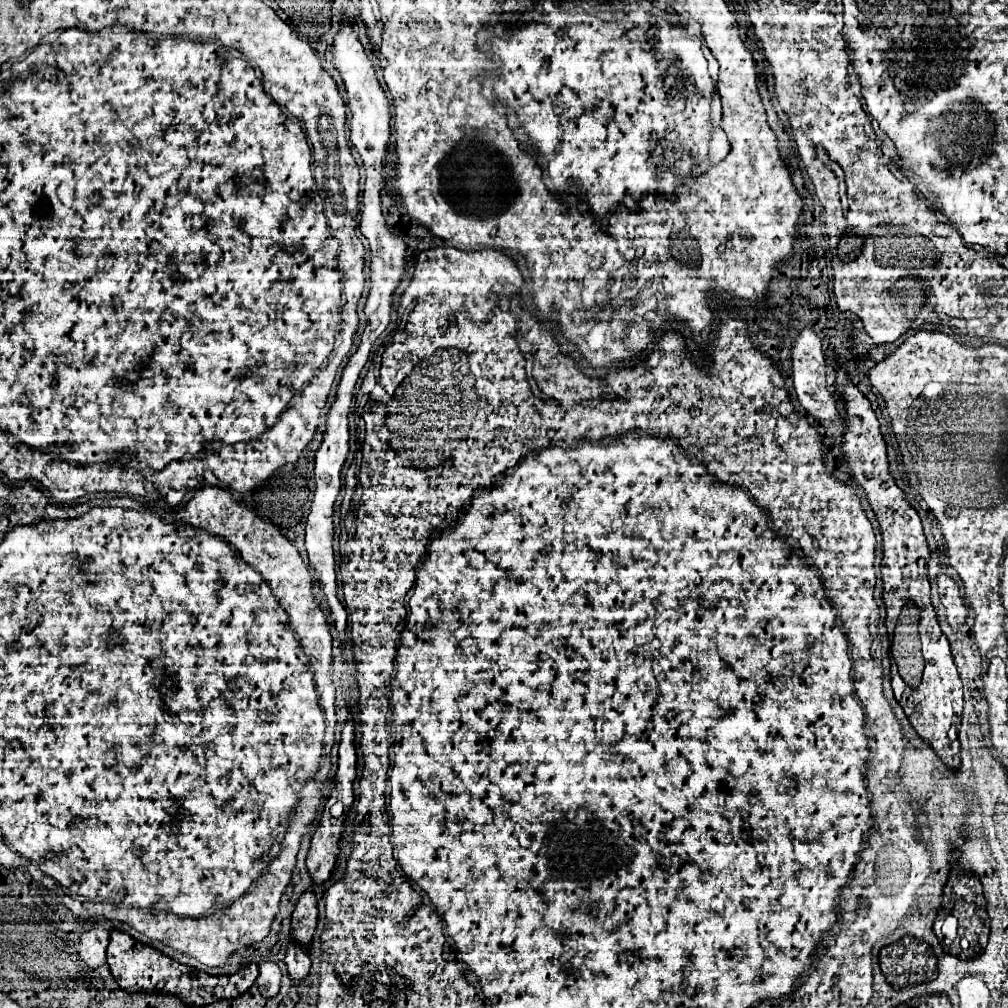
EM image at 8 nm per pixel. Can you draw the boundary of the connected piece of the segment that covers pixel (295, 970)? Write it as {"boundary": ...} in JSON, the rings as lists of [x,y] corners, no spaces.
{"boundary":[[[290,943],[284,961],[286,961],[286,969],[288,969],[288,975],[294,985],[298,985],[300,981],[304,981],[308,977],[312,963],[310,963],[310,955],[304,953],[304,949],[300,949],[300,945]]]}

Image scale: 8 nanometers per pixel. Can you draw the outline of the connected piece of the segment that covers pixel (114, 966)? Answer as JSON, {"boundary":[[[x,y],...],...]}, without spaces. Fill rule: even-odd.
{"boundary":[[[112,931],[110,945],[108,945],[108,965],[110,965],[110,971],[112,971],[116,983],[122,991],[126,991],[126,993],[152,993],[154,987],[158,985],[158,981],[166,981],[166,993],[176,995],[186,1005],[210,1005],[210,1003],[216,1003],[222,999],[240,997],[242,993],[246,993],[252,987],[252,983],[258,977],[256,965],[248,965],[234,975],[222,975],[222,977],[206,975],[200,971],[190,971],[186,965],[176,963],[174,959],[160,953],[158,949],[144,945],[144,943],[138,943],[136,939],[132,939],[130,935],[120,933],[120,931]]]}

